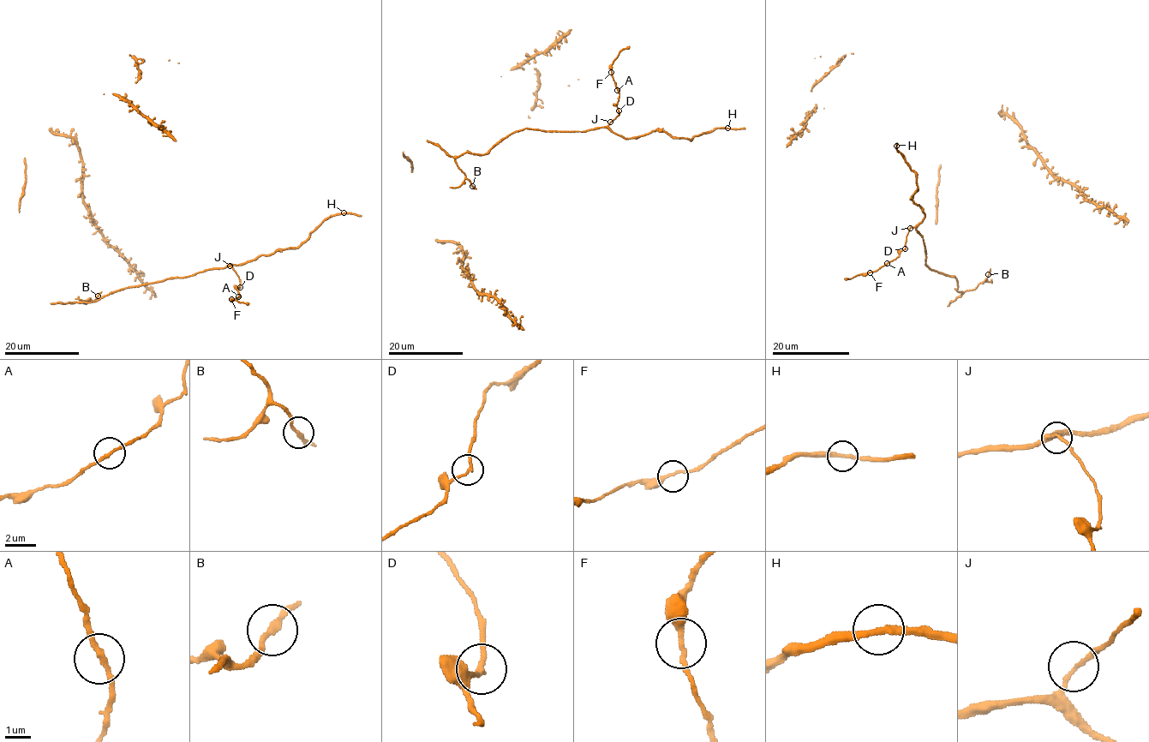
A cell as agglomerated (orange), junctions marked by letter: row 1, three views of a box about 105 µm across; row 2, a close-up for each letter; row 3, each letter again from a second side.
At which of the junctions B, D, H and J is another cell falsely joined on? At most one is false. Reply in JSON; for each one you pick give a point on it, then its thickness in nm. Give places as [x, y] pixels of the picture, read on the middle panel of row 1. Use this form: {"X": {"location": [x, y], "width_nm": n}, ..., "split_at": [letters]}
{"split_at": []}

